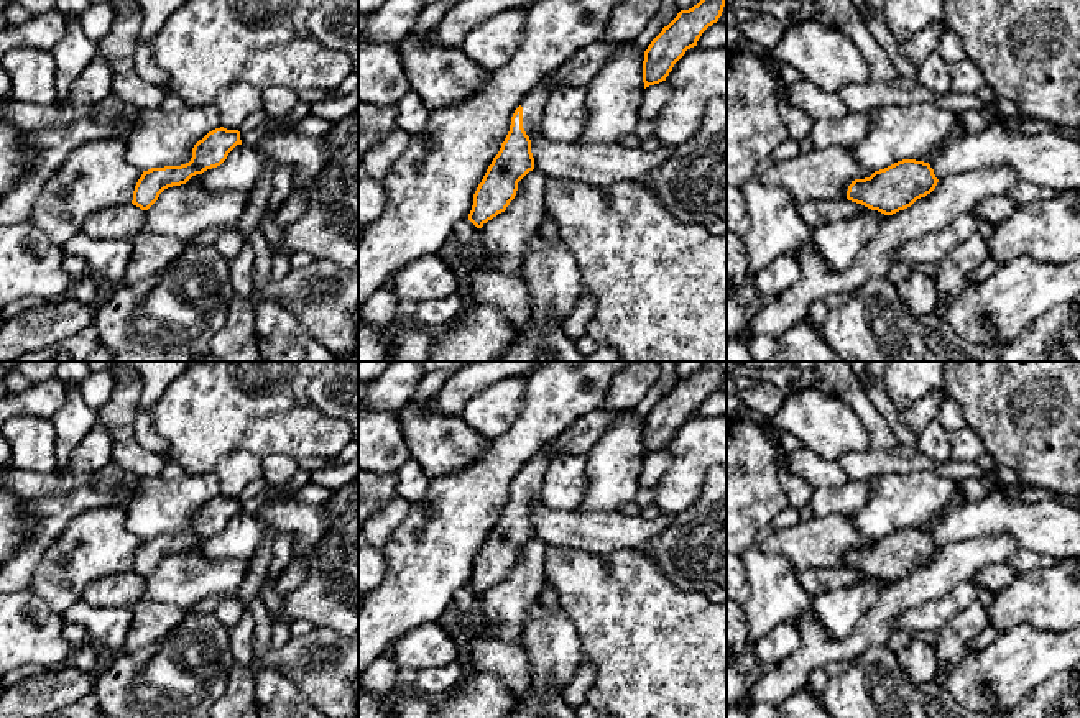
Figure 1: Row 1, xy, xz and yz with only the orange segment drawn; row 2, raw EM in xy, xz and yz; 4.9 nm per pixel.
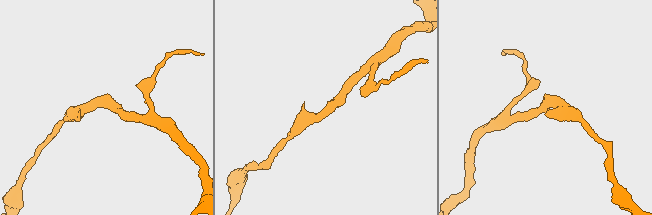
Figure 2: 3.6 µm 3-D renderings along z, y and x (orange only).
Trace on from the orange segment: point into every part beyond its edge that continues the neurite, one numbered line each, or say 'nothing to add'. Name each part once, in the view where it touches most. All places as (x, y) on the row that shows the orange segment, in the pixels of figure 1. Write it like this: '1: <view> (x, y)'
1: xz (533, 104)

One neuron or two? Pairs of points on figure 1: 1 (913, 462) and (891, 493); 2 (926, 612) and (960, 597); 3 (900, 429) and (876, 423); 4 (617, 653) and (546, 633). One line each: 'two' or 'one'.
1: two
2: one
3: two
4: two

